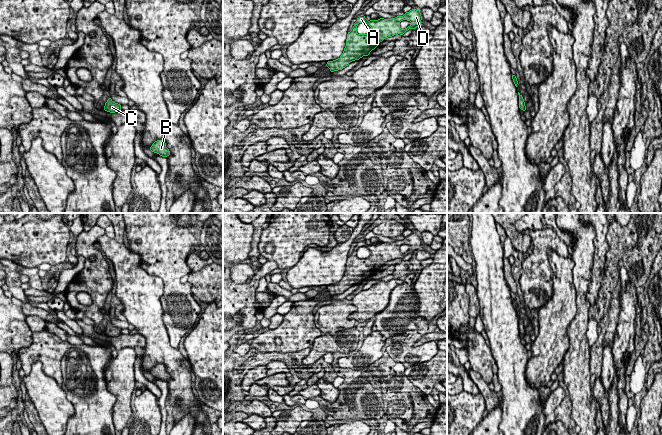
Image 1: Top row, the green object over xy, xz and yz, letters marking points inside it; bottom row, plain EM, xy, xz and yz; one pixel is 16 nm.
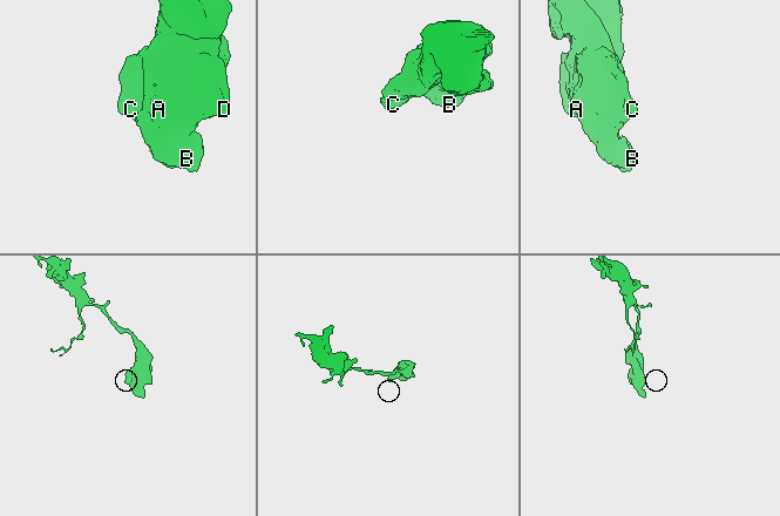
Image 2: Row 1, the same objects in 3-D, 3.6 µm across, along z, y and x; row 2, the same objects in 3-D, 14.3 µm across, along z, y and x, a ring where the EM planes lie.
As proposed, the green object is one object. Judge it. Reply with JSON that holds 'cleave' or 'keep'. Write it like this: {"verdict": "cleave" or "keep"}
{"verdict": "keep"}

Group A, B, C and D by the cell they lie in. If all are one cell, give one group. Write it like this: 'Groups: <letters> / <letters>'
Groups: A B C D

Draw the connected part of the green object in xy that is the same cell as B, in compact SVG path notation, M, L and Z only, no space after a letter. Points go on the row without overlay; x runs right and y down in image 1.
M157 364L155 365L152 370L150 371L150 374L154 377L159 378L162 381L167 381L170 379L169 373L166 371L166 367L164 364Z

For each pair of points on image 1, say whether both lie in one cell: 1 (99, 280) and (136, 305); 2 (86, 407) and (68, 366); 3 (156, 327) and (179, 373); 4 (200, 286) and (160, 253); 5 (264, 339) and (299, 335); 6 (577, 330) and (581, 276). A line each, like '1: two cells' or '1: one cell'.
1: two cells
2: one cell
3: one cell
4: two cells
5: one cell
6: one cell

